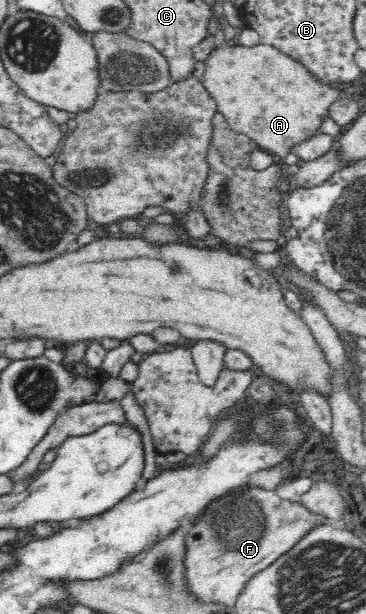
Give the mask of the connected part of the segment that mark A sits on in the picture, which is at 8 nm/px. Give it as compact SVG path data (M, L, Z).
M225 43L222 46L215 46L215 48L212 48L211 52L205 59L205 72L203 72L202 83L203 89L207 91L209 97L215 101L217 112L221 112L221 114L223 114L225 122L229 124L233 132L246 134L257 143L259 149L265 150L271 154L277 154L282 159L291 153L290 148L294 144L300 143L302 140L308 139L309 137L319 133L319 126L321 126L321 122L323 122L323 120L325 120L328 116L327 107L331 103L335 102L335 100L339 100L342 96L338 90L332 88L330 85L323 84L322 82L315 80L303 68L303 66L301 66L298 62L295 62L292 58L289 58L286 54L283 54L280 50L261 43L253 47L247 47L241 44L231 46L230 44Z

